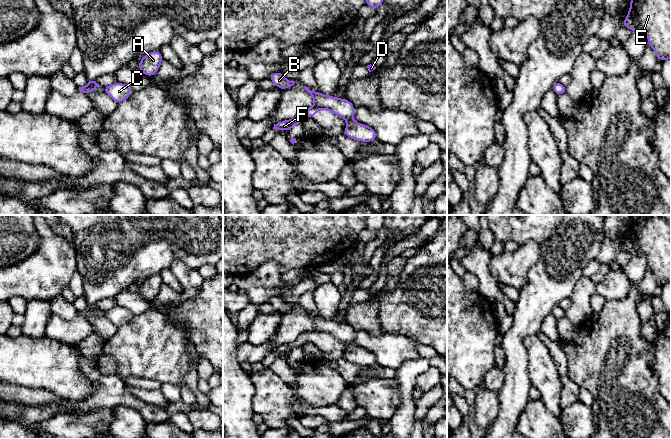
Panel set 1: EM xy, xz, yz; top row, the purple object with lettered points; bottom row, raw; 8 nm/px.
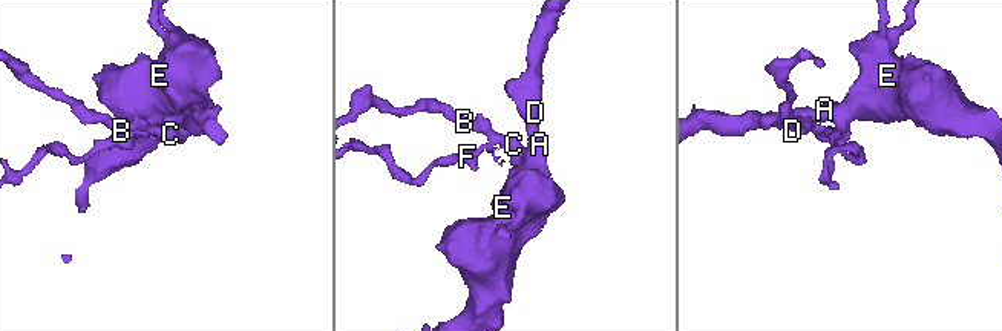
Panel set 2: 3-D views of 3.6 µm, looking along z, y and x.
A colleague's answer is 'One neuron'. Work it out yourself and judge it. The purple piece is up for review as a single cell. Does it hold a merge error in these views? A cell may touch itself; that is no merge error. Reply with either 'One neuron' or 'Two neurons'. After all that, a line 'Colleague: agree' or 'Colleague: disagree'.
Two neurons
Colleague: disagree

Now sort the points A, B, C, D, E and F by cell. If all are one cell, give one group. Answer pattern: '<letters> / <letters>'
A B C D E / F

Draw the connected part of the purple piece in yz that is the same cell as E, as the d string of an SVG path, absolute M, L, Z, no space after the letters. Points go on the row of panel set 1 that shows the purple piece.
M631 0L622 26L644 31L658 61L671 59L671 0Z

